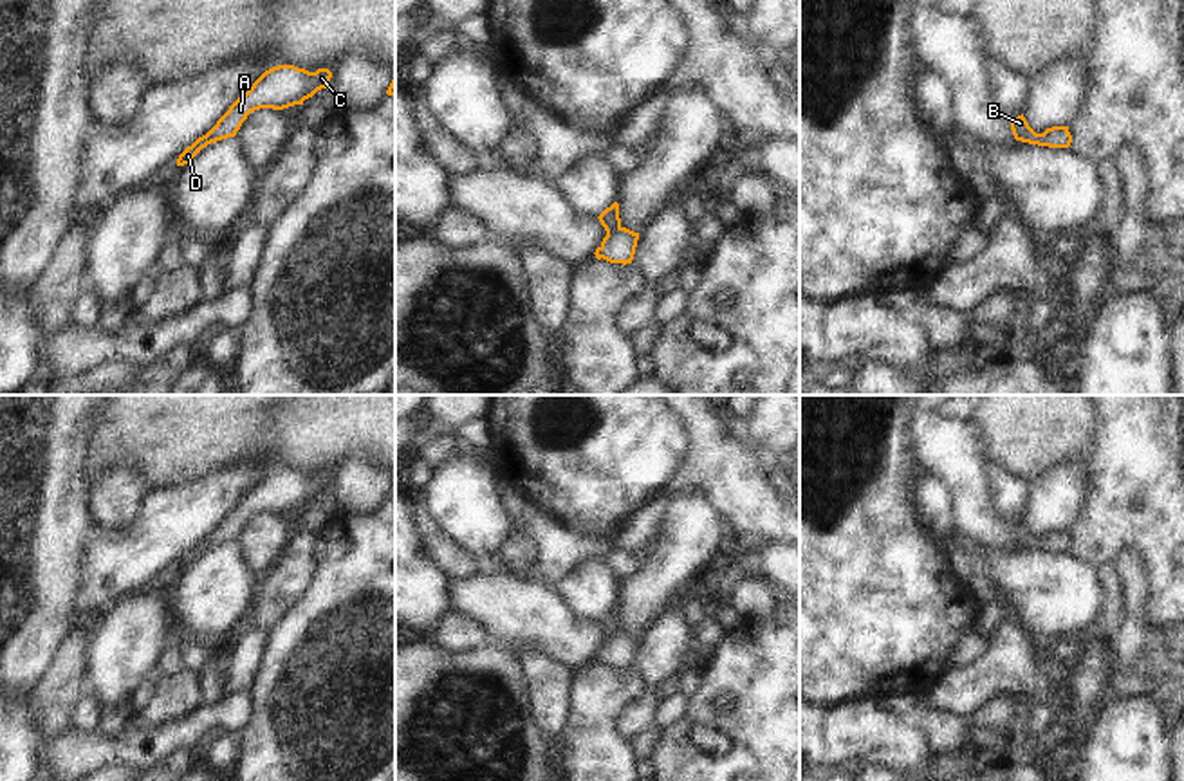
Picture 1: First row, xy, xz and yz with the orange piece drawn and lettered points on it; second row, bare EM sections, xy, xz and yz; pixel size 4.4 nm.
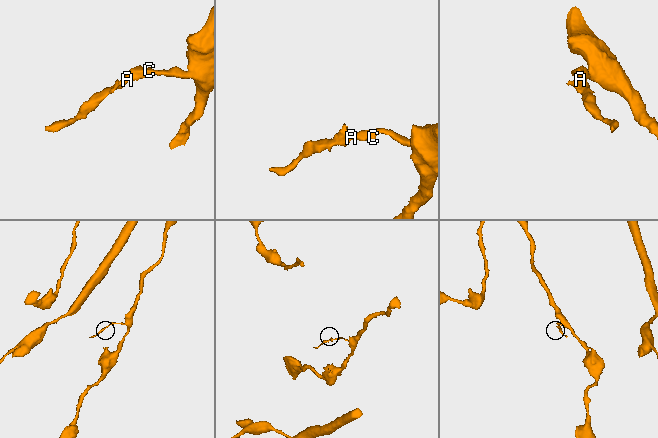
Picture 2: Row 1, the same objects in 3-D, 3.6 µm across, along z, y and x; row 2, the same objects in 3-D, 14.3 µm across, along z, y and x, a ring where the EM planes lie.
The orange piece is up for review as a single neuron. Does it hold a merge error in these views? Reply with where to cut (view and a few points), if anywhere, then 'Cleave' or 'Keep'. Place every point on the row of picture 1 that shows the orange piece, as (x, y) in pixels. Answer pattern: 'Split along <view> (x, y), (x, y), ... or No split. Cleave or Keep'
No split. Keep

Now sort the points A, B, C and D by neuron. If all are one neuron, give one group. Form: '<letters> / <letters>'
A B C D

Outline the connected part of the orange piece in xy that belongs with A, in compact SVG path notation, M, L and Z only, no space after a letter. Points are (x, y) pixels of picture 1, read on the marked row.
M278 65L265 70L206 135L199 137L179 155L177 166L188 164L208 144L235 137L251 112L260 108L283 110L303 105L318 90L327 88L330 78L332 72L328 69L309 72L294 65Z

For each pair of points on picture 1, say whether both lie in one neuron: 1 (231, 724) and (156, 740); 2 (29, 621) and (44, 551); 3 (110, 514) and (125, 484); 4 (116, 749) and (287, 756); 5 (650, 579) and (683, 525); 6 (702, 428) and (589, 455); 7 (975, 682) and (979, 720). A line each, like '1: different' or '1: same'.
1: same
2: same
3: same
4: different
5: same
6: different
7: different

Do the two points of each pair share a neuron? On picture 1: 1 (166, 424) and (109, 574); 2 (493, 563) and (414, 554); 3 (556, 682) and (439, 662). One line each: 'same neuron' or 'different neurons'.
1: different neurons
2: different neurons
3: different neurons

